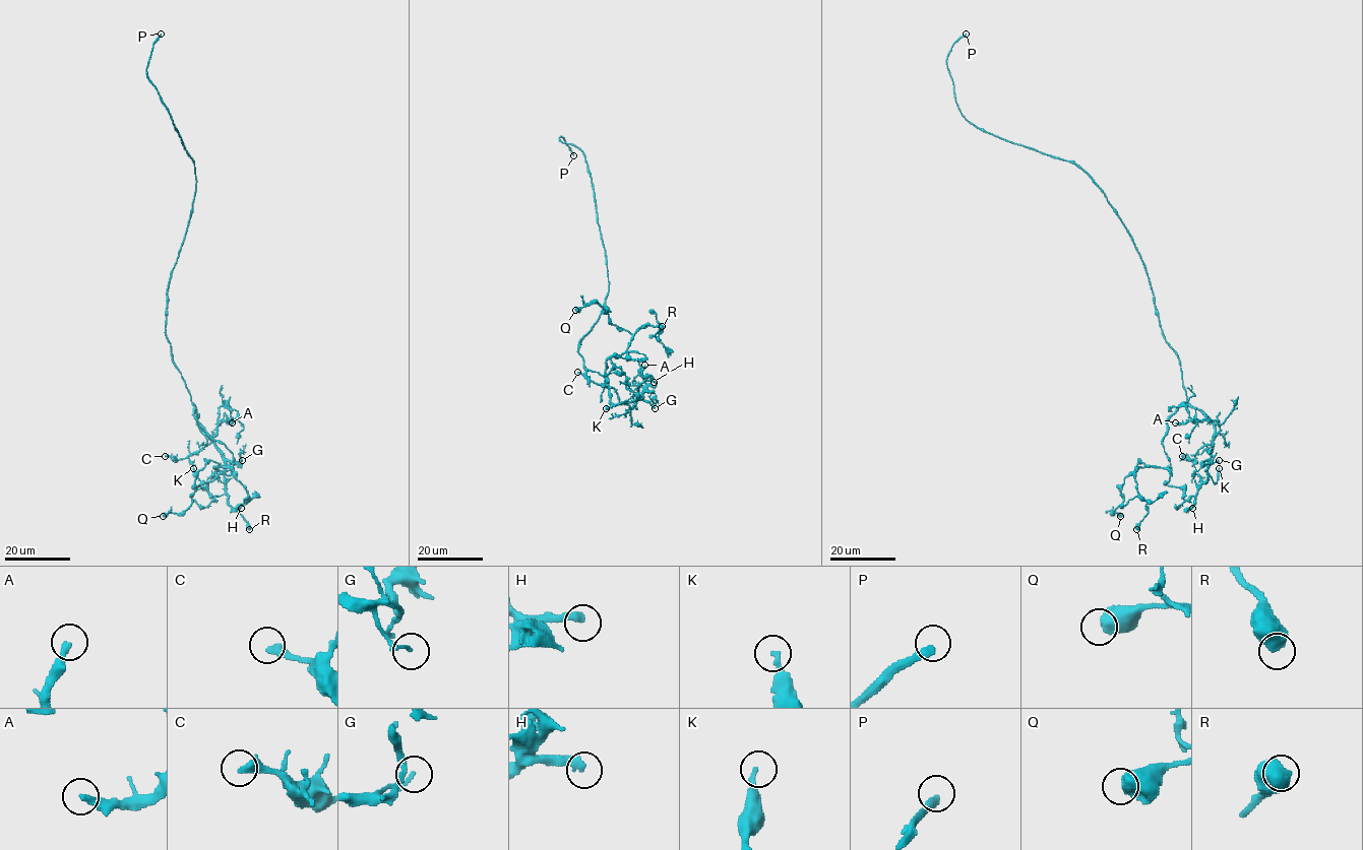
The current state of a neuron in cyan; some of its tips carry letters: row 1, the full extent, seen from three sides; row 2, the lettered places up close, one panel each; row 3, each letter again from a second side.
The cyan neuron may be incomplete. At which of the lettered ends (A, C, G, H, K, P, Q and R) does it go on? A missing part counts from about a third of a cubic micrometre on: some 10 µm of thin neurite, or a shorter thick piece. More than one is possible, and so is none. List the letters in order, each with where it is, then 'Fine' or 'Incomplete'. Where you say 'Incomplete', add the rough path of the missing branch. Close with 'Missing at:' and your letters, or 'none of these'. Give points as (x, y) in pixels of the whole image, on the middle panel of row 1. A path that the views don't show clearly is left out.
A: Place: (644, 365). Incomplete
C: Place: (577, 372). Incomplete
G: Place: (655, 408). Fine
H: Place: (654, 382). Incomplete
K: Place: (606, 408). Fine
P: Place: (573, 155). Incomplete
Q: Place: (575, 310). Fine
R: Place: (662, 326). Fine
Missing at: A, C, H, P

